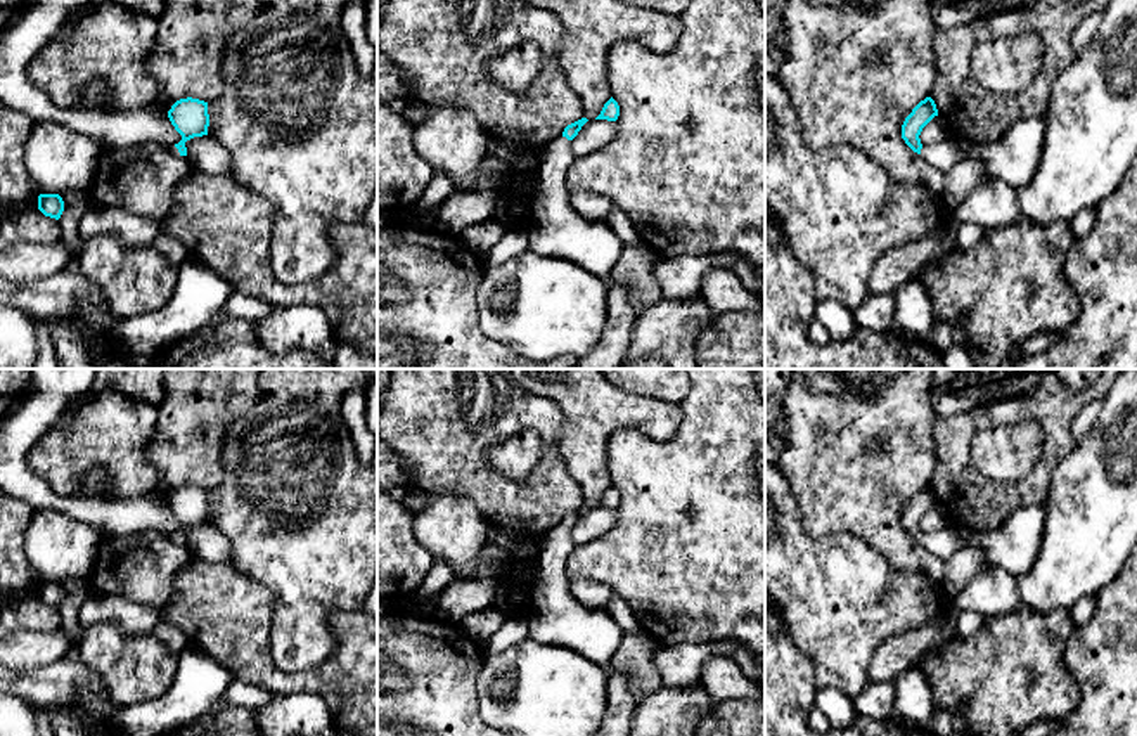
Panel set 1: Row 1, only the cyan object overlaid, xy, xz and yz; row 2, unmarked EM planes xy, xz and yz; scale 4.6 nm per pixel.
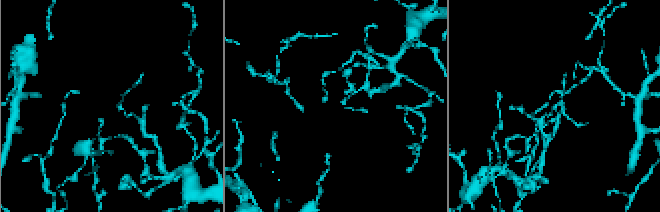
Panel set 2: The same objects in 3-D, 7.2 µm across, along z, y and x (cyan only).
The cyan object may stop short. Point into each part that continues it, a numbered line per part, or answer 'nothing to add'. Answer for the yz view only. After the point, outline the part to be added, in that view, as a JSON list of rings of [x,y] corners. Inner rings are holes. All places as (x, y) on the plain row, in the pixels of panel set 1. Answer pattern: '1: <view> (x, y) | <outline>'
1: yz (1014, 546) | [[[1044,504],[1016,509],[997,530],[957,532],[950,523],[936,533],[922,533],[921,544],[943,561],[964,547],[980,547],[988,565],[995,565],[1012,577],[1028,573],[1040,552],[1045,532]]]

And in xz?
1: xz (558, 619) | [[[562,523],[552,528],[536,551],[540,575],[533,589],[530,637],[573,649],[606,668],[625,632],[607,610],[585,606],[573,597],[566,575],[566,563],[575,547],[569,530]]]

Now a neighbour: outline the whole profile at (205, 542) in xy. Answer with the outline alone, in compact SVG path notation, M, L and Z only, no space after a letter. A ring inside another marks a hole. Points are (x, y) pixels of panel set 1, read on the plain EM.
M208 523L185 530L187 547L194 558L232 566L232 546L227 537Z

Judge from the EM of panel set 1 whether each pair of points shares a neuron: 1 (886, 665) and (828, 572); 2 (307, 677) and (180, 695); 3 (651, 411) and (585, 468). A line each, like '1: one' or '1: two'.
1: two
2: two
3: one

